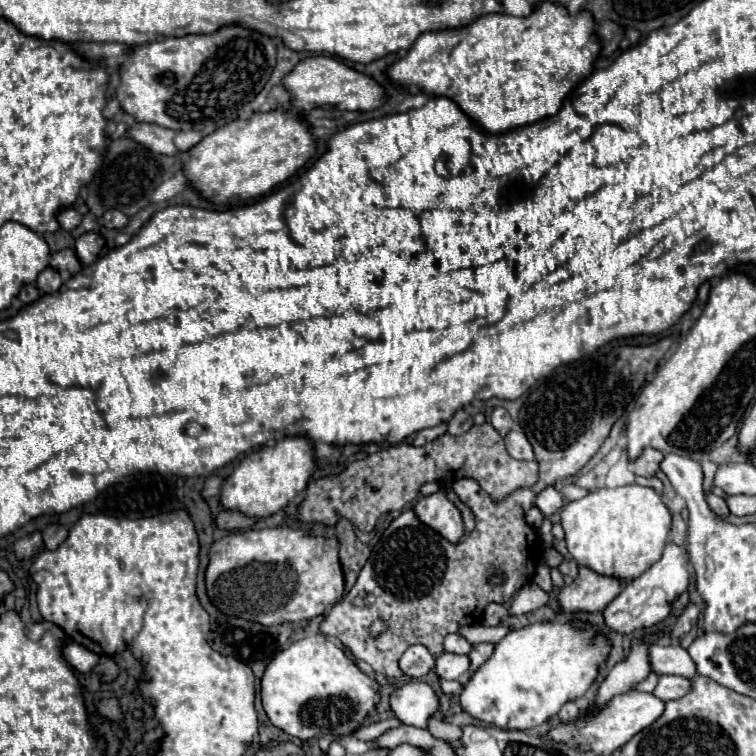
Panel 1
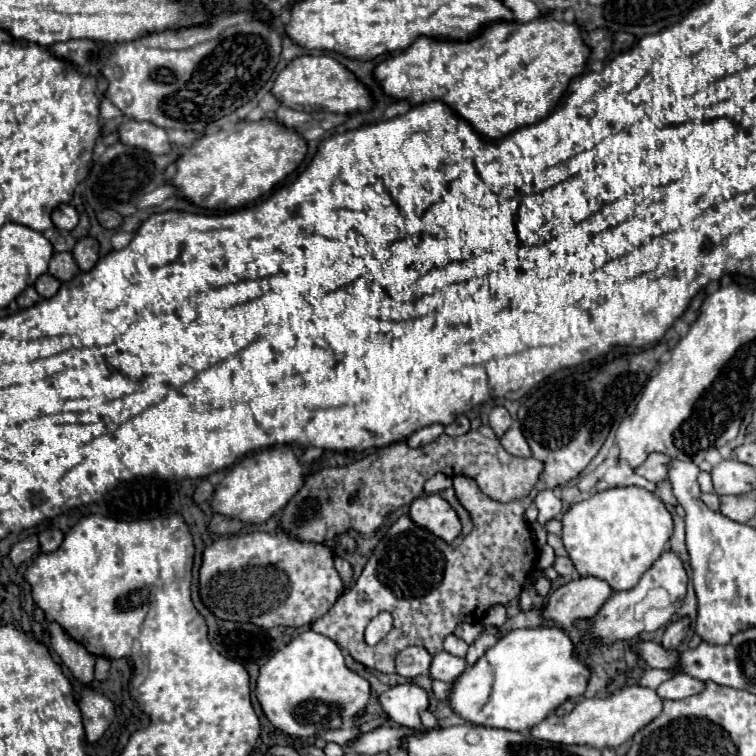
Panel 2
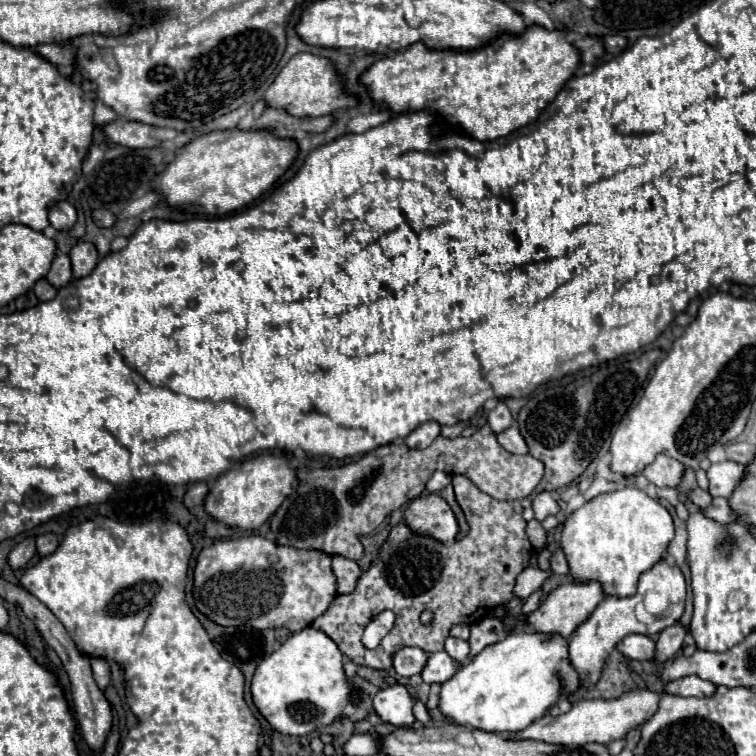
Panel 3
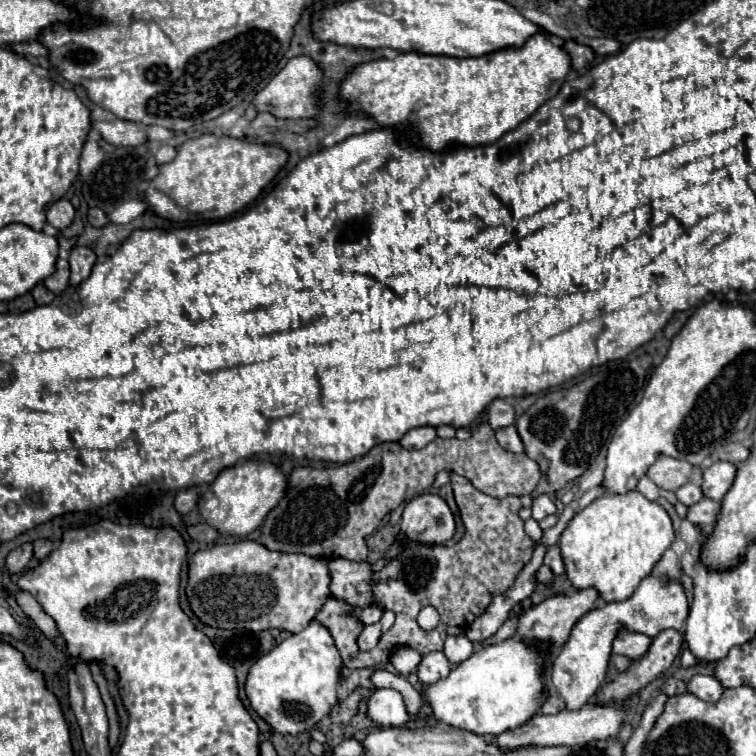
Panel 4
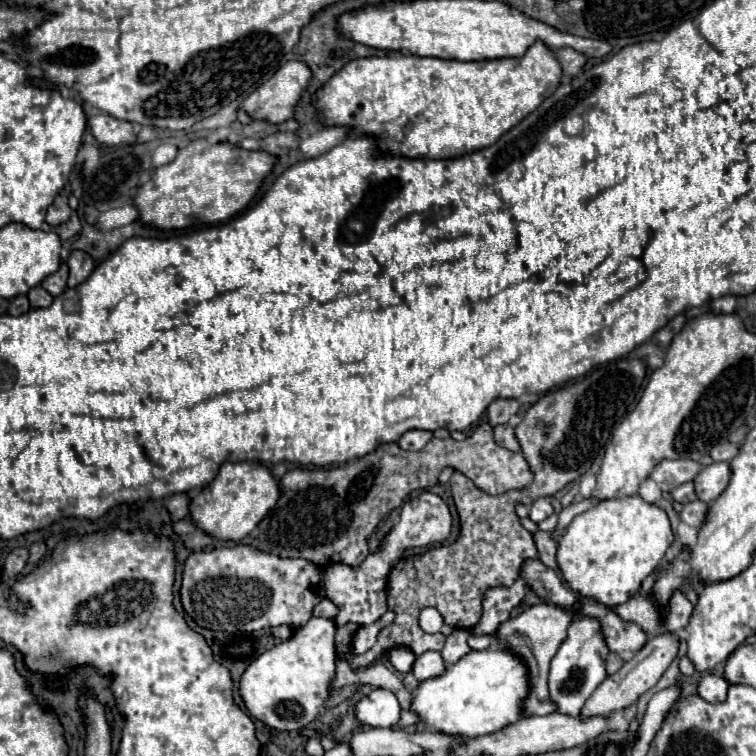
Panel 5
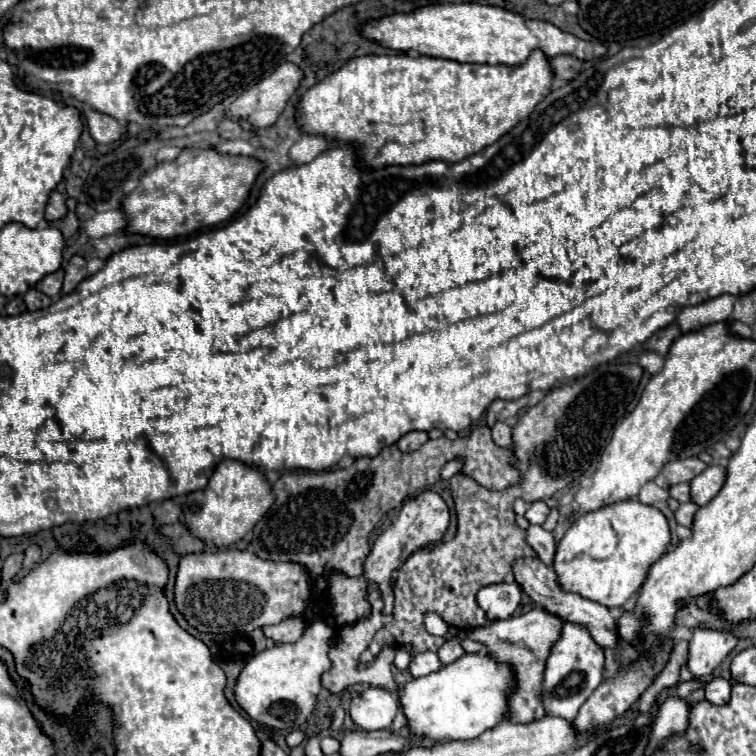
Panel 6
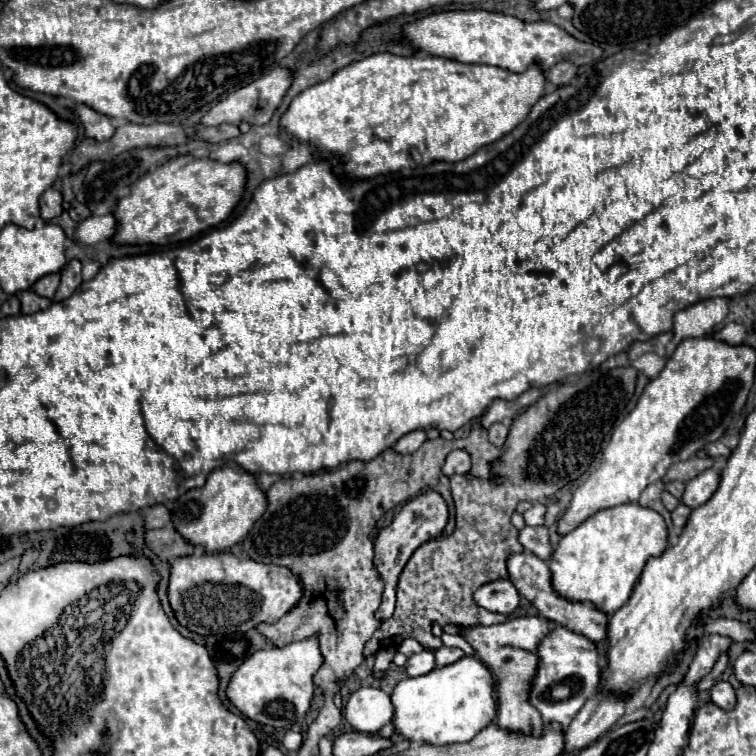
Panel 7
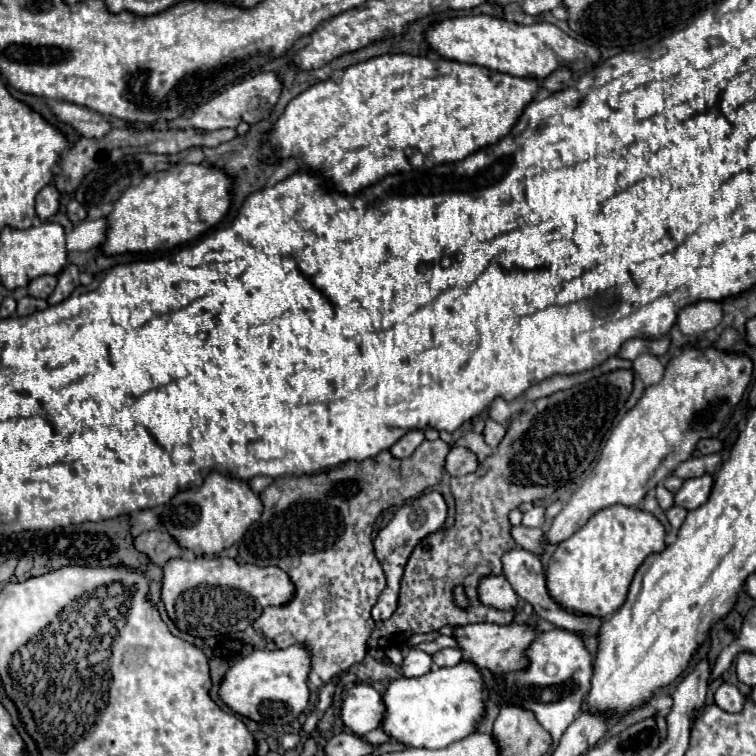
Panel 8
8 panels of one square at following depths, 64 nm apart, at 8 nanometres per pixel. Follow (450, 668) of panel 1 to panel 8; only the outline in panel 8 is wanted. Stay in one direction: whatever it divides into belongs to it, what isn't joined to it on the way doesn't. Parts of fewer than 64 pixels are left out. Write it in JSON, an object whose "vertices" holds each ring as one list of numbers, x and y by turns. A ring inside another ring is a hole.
{"vertices":[[410,648,402,660,402,674,410,678,410,676,422,676,430,670,432,670,432,656,418,648]]}

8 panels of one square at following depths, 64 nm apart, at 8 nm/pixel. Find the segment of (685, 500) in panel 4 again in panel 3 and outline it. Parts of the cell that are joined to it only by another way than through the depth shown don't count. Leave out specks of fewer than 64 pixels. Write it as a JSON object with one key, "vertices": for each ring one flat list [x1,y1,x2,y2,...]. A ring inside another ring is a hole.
{"vertices":[[694,488,694,490,686,492,686,500,696,504,696,506,700,506,700,508,706,508,706,506,710,506,712,496,708,496,708,492,702,490,702,488]]}

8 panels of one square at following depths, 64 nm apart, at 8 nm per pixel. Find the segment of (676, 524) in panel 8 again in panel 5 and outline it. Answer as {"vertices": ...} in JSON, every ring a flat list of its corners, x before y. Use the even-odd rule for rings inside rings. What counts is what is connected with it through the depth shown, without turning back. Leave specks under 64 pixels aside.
{"vertices":[[694,500,694,502,688,502,682,506,682,512,680,512,680,520,688,526,694,526,698,528,702,522,704,522,704,516,706,516,706,510,708,510,708,504,700,502,700,500]]}

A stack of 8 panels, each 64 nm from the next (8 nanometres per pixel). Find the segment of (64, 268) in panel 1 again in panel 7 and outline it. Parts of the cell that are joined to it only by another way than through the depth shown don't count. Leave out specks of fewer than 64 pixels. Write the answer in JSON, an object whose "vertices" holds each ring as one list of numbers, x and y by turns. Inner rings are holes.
{"vertices":[[48,274,48,276,42,276,40,280,36,280,36,284,32,284,30,290,38,296,44,296,44,298,52,300,58,284,60,284,60,274]]}

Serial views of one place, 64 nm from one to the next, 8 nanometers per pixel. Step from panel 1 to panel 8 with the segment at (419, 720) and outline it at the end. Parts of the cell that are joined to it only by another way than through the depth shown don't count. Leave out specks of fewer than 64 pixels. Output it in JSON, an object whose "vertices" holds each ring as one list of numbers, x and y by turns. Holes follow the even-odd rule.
{"vertices":[[370,684,352,686,342,700,340,718,344,726,360,738,378,728,384,718,384,702,380,700,380,692,376,692]]}

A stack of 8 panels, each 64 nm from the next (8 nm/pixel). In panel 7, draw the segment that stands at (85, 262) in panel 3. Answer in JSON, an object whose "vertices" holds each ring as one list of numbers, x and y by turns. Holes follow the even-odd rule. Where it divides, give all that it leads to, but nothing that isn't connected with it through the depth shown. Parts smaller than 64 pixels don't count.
{"vertices":[[70,260,62,272,60,272,60,286,56,290,56,296,54,300,60,302,60,300,66,300,68,296,72,296,72,292,82,284,82,276,80,276,80,270,82,270,82,264,78,260]]}

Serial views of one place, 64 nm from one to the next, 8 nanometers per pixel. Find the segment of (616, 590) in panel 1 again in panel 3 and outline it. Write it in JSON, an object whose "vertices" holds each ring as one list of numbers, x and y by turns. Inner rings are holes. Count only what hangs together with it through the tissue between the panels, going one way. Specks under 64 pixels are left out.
{"vertices":[[584,582,584,584,564,584,552,590,534,610,532,614,526,616,526,626,532,628,534,632,544,632,544,634,560,634,564,640,570,640,574,628,578,628,580,622,584,622,592,610,600,604,604,598,604,590,598,582]]}

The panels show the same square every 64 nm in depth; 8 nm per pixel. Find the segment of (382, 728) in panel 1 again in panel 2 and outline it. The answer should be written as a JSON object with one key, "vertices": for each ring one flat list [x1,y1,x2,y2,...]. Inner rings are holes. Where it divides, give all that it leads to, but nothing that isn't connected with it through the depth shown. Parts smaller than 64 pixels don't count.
{"vertices":[[354,726,354,728,340,728,340,730,328,730,326,734,324,734,324,738,326,738,326,742,336,742,336,744,340,744,340,746,344,746,344,744,348,744,348,742,352,742,354,738,358,738,360,736,360,730]]}

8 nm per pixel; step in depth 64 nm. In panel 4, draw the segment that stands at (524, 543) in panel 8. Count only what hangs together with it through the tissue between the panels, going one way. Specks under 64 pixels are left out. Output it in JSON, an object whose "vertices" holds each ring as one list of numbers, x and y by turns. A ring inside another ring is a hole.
{"vertices":[[554,544,546,550,546,556,544,556,544,564,552,568,554,574,564,574,564,564,562,564,562,556,560,556,560,546]]}

